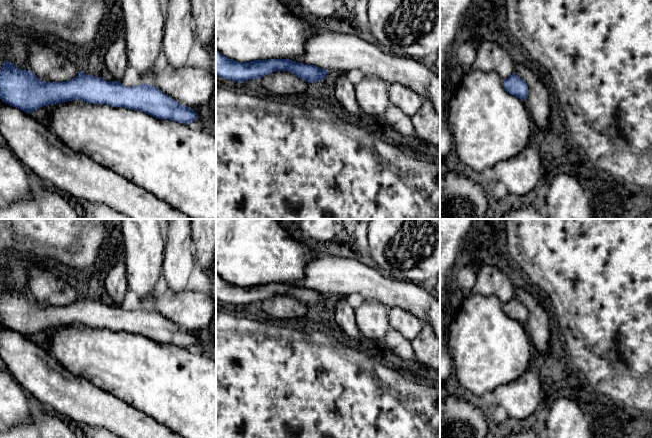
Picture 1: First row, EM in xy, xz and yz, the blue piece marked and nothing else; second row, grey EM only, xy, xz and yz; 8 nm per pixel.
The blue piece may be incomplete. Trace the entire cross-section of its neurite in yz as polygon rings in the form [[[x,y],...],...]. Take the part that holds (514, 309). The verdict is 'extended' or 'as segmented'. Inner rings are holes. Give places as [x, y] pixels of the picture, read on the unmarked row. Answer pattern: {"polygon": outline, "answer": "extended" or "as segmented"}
{"polygon": [[[481,265],[476,270],[474,293],[495,296],[503,304],[505,314],[524,325],[528,320],[528,309],[515,297],[515,286],[509,274],[493,265]]], "answer": "extended"}

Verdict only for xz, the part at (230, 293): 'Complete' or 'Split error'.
Split error

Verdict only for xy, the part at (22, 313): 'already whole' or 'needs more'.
needs more

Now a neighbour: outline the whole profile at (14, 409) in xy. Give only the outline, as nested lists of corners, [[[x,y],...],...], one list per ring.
[[[0,371],[0,425],[14,426],[32,415],[24,389],[8,371]]]

